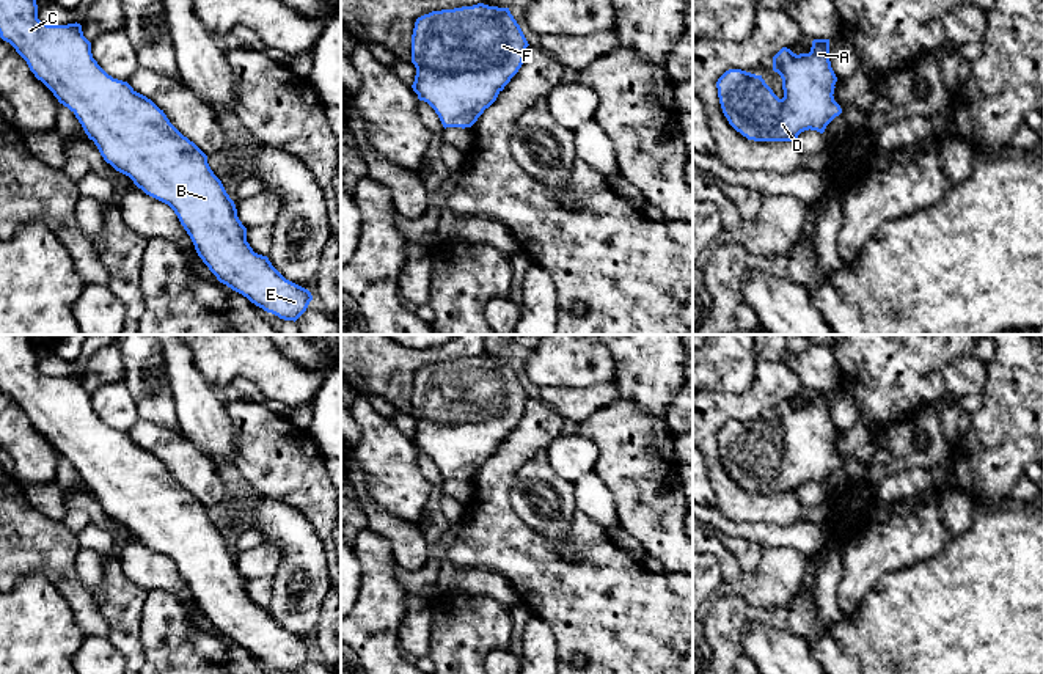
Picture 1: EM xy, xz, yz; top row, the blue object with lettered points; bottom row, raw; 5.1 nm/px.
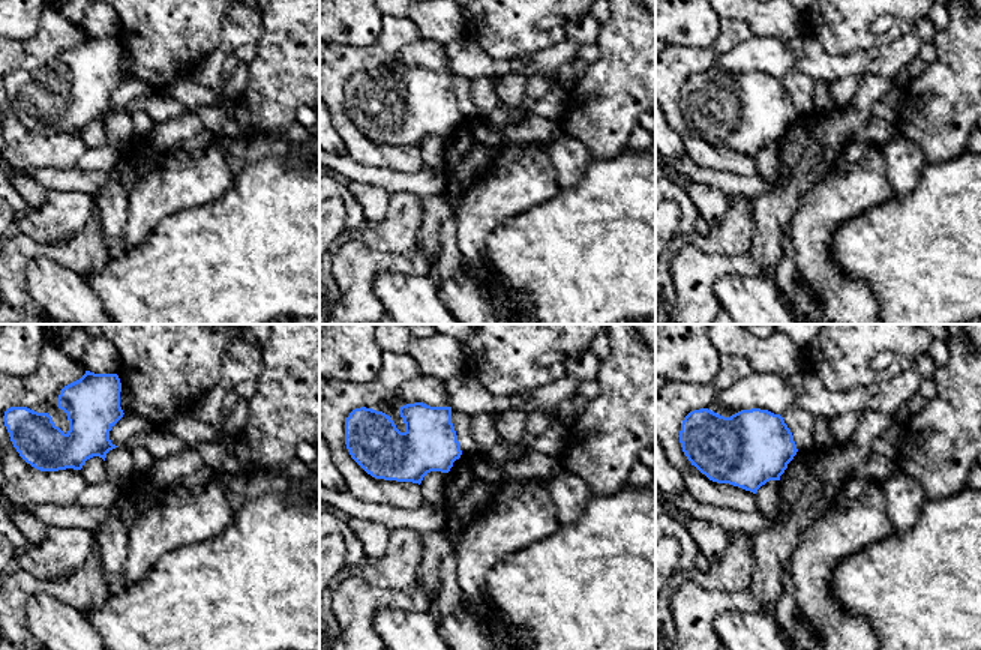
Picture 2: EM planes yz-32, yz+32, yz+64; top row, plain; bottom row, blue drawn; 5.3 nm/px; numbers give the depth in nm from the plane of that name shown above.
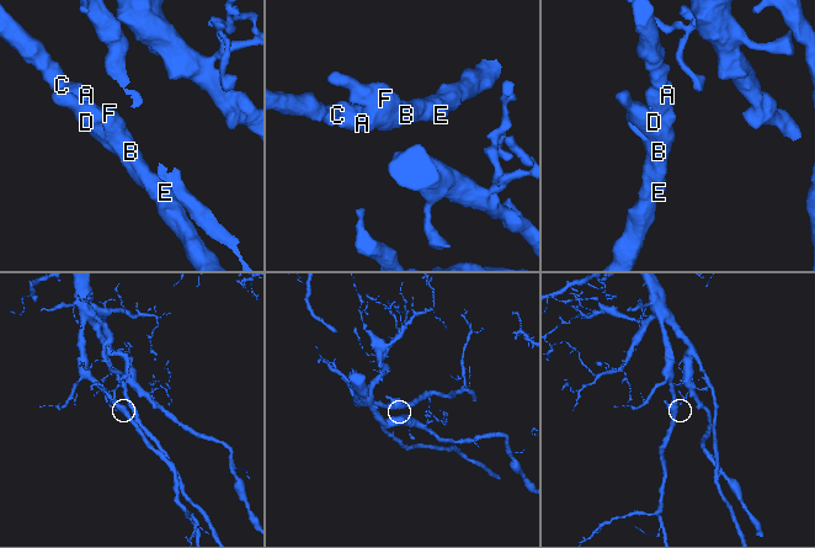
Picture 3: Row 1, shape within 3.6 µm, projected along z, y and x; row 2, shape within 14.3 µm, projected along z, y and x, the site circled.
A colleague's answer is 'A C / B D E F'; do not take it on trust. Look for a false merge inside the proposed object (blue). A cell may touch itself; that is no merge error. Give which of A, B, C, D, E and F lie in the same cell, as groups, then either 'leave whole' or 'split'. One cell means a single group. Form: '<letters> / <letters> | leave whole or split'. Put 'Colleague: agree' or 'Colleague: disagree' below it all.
A B C D E F | leave whole
Colleague: disagree

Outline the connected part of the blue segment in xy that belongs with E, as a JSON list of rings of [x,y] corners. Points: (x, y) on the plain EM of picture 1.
[[[0,335],[0,390],[16,401],[58,454],[75,467],[107,515],[174,562],[198,608],[220,635],[284,672],[295,674],[306,663],[311,644],[286,632],[267,608],[253,603],[236,556],[210,522],[207,507],[151,451],[97,416],[80,375],[42,375],[35,344],[27,335]]]

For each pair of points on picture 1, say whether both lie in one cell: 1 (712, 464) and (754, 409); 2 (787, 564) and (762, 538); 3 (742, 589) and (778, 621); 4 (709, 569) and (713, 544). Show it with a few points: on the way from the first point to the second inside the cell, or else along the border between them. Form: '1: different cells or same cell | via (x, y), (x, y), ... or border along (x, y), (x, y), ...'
1: same cell | via (710, 443), (710, 428), (729, 409), (734, 409)
2: different cells | border along (762, 547), (794, 547), (806, 556)
3: different cells | border along (795, 593), (783, 605), (724, 597)
4: different cells | border along (709, 552), (720, 563), (724, 583)

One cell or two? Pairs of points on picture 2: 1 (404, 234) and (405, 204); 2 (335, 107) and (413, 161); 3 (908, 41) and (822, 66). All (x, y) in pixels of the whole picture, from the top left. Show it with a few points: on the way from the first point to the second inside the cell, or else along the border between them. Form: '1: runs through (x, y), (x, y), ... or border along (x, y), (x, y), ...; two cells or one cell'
1: runs through (404, 227), (405, 212); one cell
2: runs through (347, 129), (371, 153), (390, 155); one cell
3: runs through (887, 60), (843, 66); one cell

